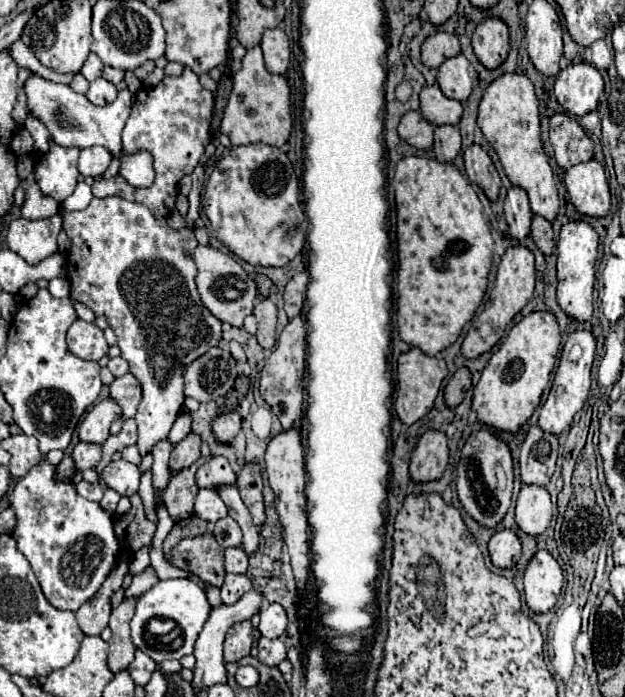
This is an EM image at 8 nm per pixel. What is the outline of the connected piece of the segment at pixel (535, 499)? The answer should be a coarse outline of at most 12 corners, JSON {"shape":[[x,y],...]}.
{"shape":[[522,486],[516,524],[540,536],[552,522],[546,488]]}

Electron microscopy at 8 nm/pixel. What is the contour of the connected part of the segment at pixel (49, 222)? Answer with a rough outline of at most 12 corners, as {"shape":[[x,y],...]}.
{"shape":[[60,214],[10,222],[8,248],[28,264],[58,250]]}

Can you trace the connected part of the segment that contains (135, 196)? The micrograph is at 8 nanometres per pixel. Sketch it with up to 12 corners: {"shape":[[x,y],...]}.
{"shape":[[184,68],[136,94],[124,150],[152,152],[156,180],[96,180],[156,218],[174,210],[178,180],[210,140],[212,92]]}

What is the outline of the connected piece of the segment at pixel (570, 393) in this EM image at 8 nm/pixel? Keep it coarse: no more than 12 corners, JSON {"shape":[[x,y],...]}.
{"shape":[[576,330],[562,348],[538,426],[560,436],[590,392],[596,340]]}

